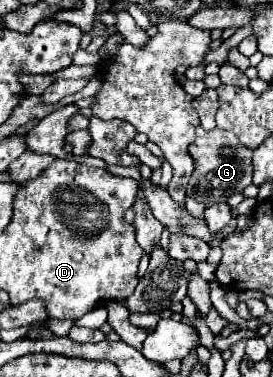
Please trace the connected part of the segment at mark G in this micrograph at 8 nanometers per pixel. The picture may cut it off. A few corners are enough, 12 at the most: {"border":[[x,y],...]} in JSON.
{"border":[[223,129],[189,145],[187,195],[227,203],[253,181],[253,151]]}

